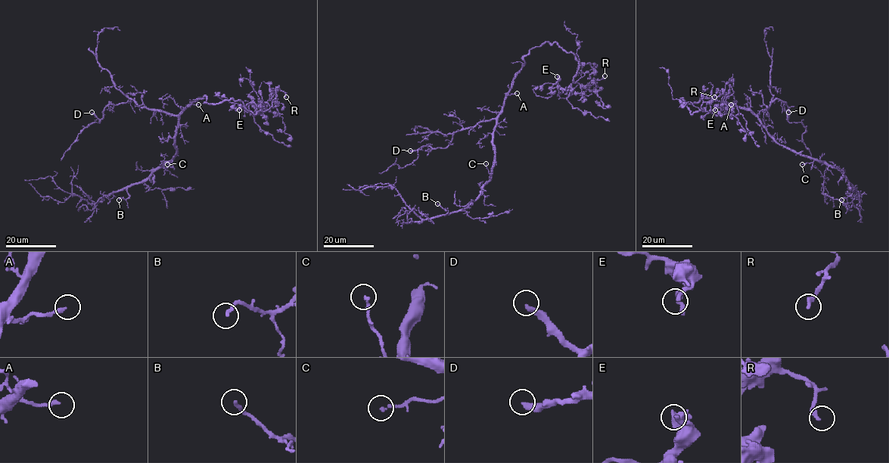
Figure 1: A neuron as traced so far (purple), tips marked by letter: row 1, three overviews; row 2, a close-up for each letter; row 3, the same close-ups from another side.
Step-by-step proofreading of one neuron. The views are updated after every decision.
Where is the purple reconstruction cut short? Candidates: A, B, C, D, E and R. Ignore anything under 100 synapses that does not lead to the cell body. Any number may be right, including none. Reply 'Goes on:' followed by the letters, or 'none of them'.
Goes on: none of them

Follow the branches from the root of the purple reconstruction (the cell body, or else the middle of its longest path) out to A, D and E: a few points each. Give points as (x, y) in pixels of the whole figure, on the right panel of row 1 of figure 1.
A: (760, 119), (749, 110), (731, 104)
D: (760, 119), (756, 116), (759, 113), (776, 99), (786, 103), (784, 107), (787, 119), (788, 112)
E: (760, 119), (704, 96), (696, 104), (680, 100), (691, 114), (718, 115), (726, 104), (715, 110)

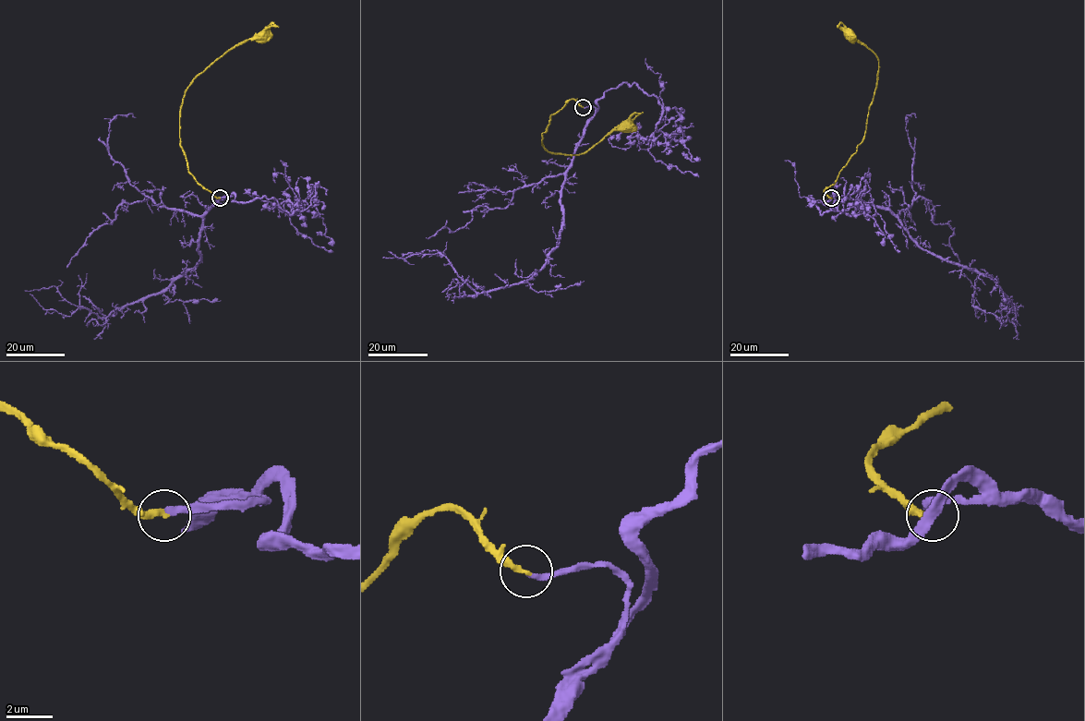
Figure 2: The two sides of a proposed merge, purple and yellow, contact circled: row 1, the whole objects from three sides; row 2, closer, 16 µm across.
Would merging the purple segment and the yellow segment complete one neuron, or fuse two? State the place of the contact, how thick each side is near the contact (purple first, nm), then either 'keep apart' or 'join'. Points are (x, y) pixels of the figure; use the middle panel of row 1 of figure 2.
place (583, 107); calibres 240 and 280 nm; join

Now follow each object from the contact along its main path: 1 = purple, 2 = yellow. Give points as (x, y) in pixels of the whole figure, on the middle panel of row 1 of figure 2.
1: (582, 107), (593, 106), (596, 114), (560, 191), (559, 244), (527, 280), (480, 293), (436, 250), (382, 258)
2: (582, 106), (570, 99), (550, 115), (542, 134), (547, 150), (581, 154), (627, 126)

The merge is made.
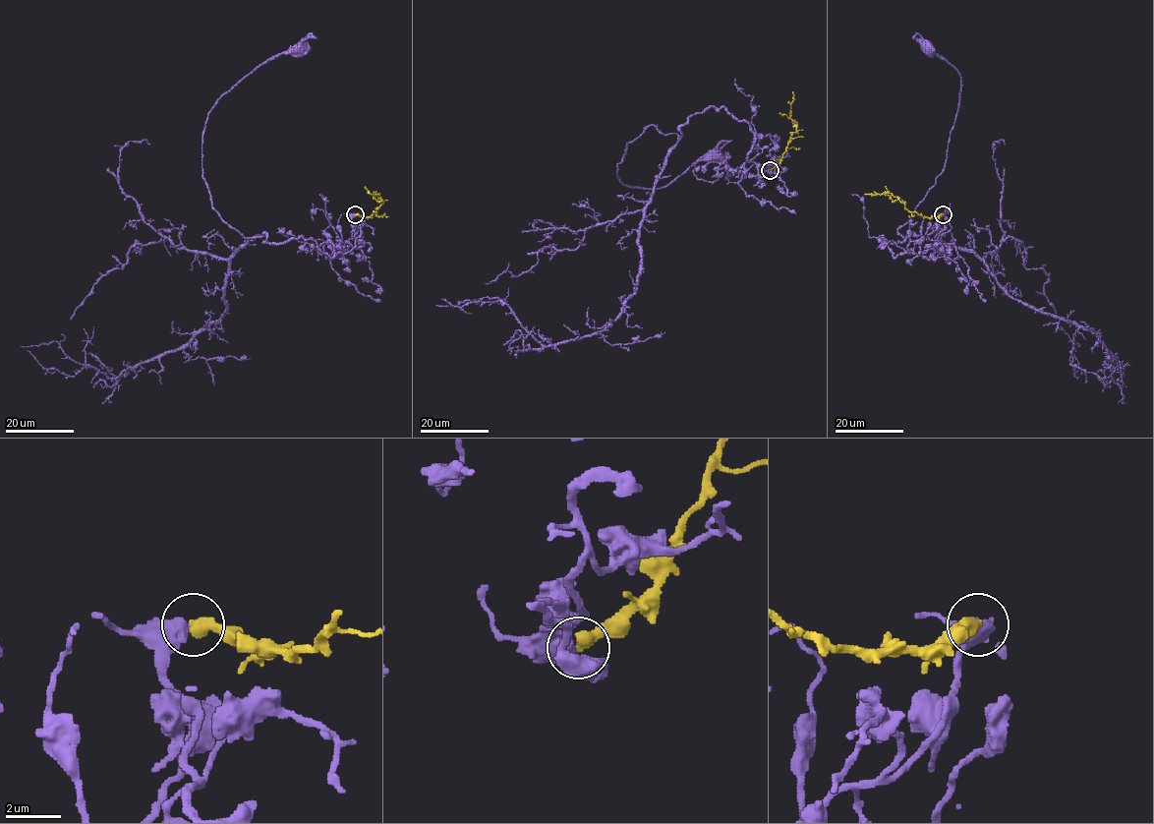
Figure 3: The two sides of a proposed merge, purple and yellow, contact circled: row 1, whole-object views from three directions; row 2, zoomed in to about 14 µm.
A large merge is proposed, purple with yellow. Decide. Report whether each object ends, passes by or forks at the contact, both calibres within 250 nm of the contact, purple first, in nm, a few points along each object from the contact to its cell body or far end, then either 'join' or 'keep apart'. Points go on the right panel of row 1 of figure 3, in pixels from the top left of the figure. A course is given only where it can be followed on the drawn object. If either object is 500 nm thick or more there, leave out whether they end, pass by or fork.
600/480 nm | purple via (943, 214), (909, 253), (894, 258), (879, 238), (913, 234), (897, 230), (943, 170), (960, 76), (928, 48) | yellow via (943, 214), (925, 217), (909, 211), (890, 193), (864, 194) | keep apart

